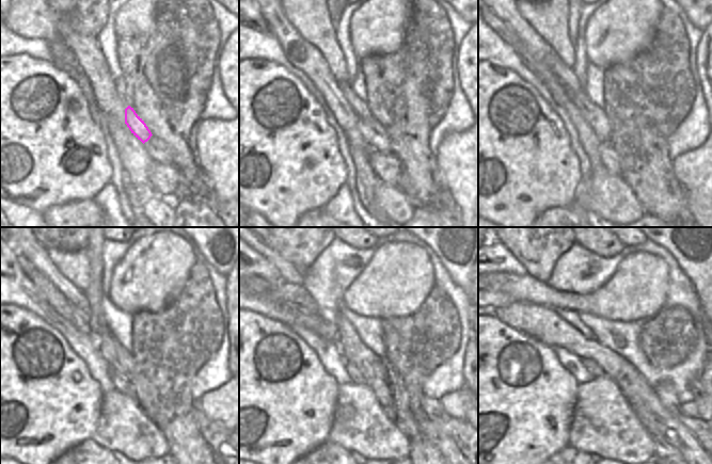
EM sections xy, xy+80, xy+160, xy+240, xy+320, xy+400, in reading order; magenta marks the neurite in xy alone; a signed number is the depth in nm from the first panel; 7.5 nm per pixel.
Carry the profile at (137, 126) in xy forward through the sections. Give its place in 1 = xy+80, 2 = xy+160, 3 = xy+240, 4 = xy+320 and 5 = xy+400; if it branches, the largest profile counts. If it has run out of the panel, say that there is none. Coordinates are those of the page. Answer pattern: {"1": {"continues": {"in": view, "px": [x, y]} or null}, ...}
{"1": {"continues": {"in": "xy+80", "px": [360, 107]}}, "2": {"continues": {"in": "xy+160", "px": [562, 72]}}, "3": {"continues": {"in": "xy+240", "px": [30, 249]}}, "4": {"continues": {"in": "xy+320", "px": [290, 274]}}, "5": {"continues": null}}

